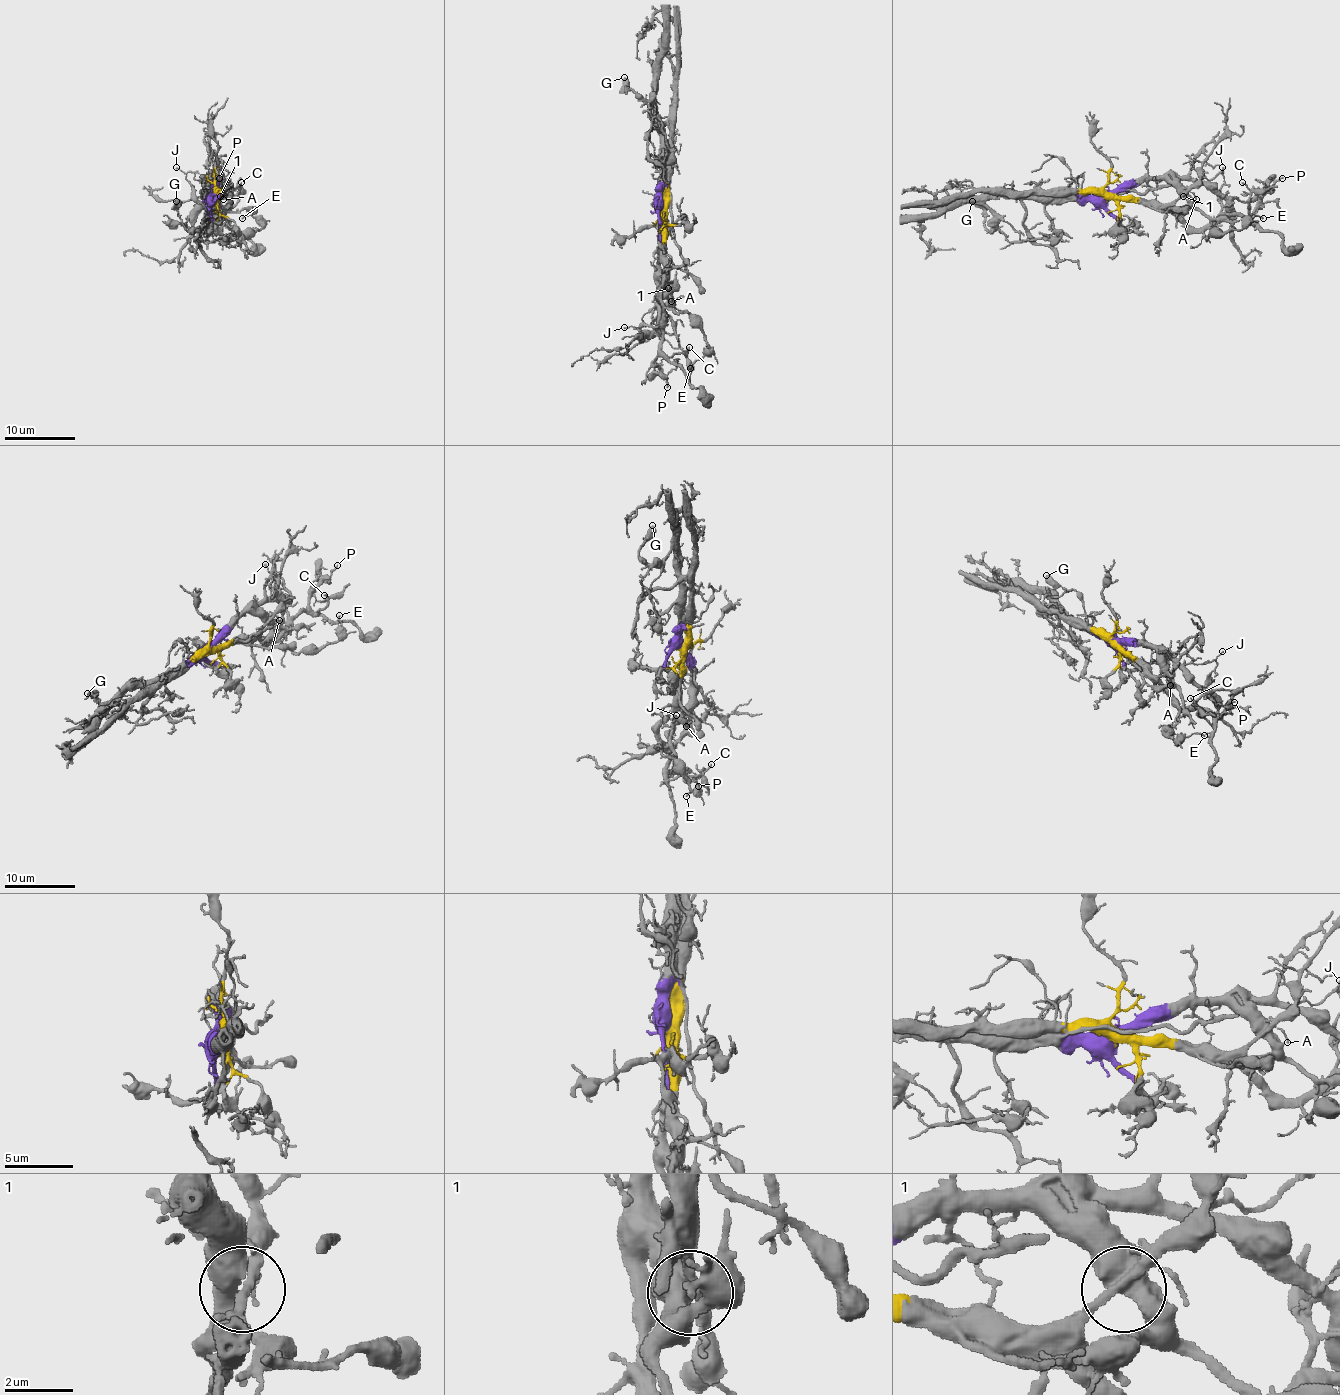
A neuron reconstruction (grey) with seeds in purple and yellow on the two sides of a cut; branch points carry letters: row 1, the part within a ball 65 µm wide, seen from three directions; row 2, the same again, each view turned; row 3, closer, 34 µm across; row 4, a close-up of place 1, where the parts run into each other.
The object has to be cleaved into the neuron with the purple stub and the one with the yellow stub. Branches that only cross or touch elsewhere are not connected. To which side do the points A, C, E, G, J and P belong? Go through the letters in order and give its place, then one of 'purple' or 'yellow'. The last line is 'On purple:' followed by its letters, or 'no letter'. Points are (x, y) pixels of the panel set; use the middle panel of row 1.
A: at (671, 301); yellow
C: at (689, 347); yellow
E: at (690, 368); yellow
G: at (624, 77); purple
J: at (624, 327); yellow
P: at (667, 387); yellow
On purple: G

